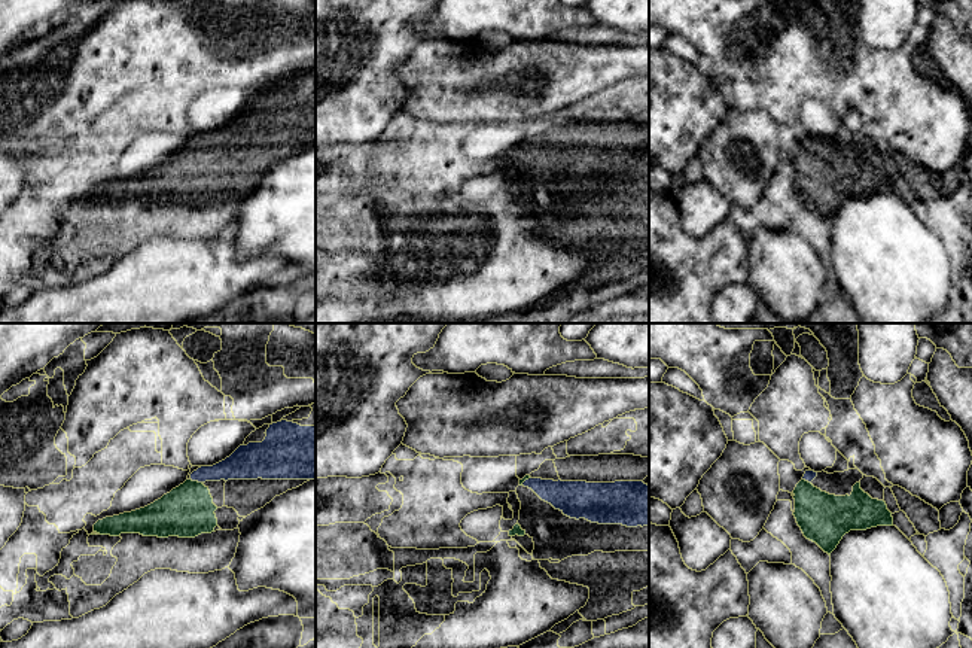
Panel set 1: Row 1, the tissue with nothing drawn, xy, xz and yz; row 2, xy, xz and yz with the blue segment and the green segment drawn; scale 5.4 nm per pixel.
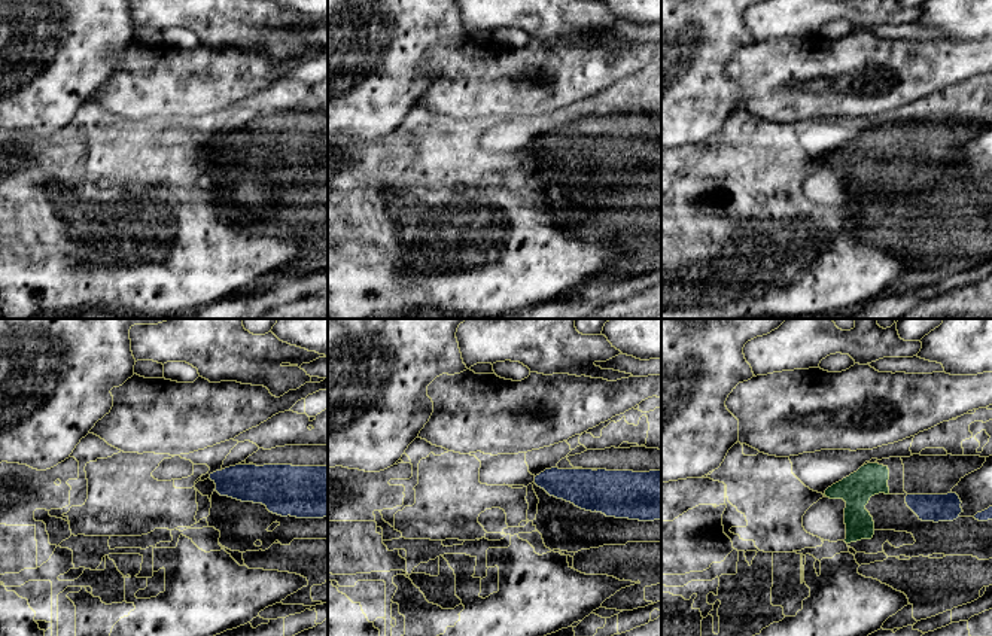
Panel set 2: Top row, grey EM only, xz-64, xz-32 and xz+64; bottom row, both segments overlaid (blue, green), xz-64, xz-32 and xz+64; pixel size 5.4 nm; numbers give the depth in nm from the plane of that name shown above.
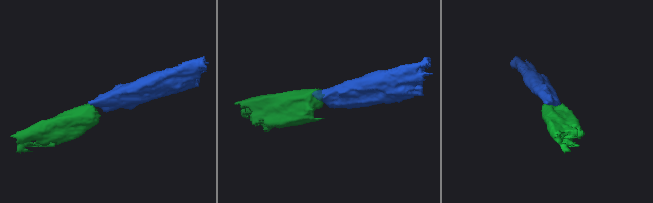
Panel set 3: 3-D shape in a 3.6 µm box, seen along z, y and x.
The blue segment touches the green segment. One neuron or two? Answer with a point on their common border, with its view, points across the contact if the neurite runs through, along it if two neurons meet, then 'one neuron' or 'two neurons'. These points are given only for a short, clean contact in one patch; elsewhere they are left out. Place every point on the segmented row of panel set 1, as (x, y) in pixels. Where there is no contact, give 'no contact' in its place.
contact xy (197, 480); way xy (240, 465), (204, 472), (197, 480), (191, 505), (186, 511); one neuron

